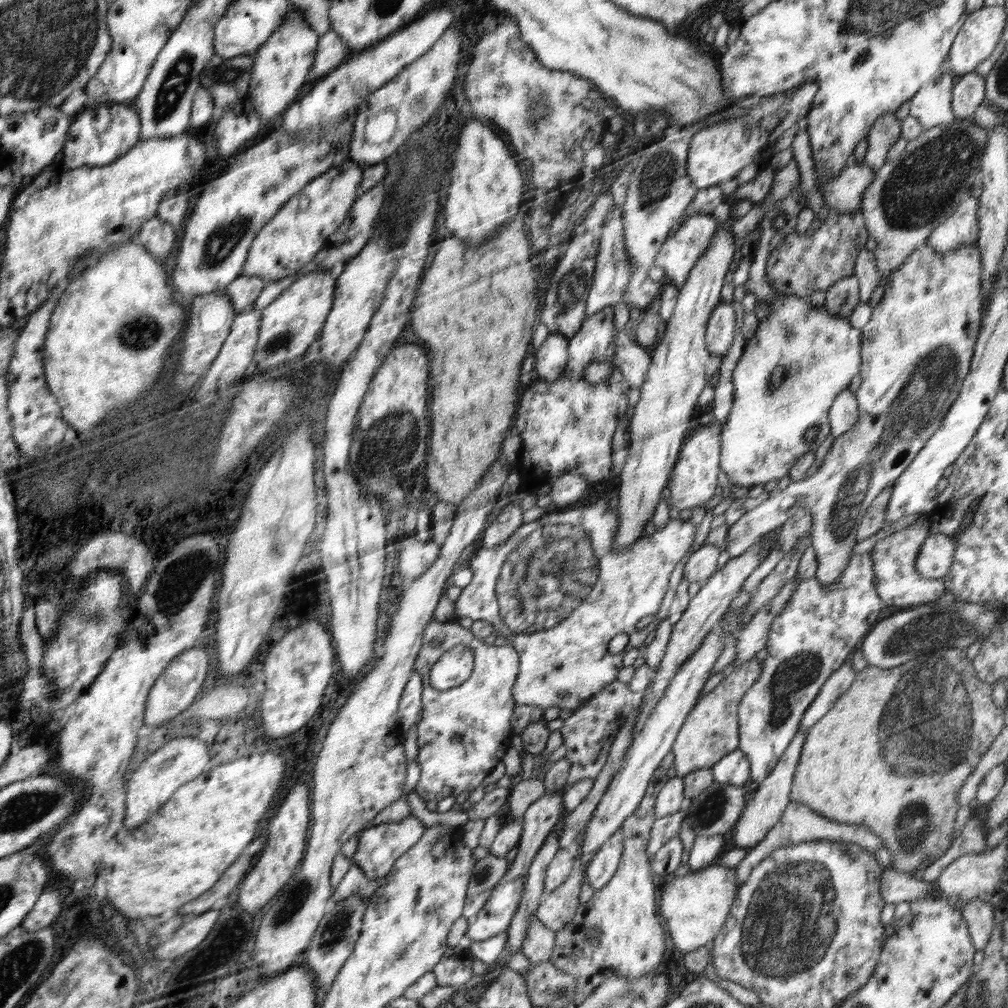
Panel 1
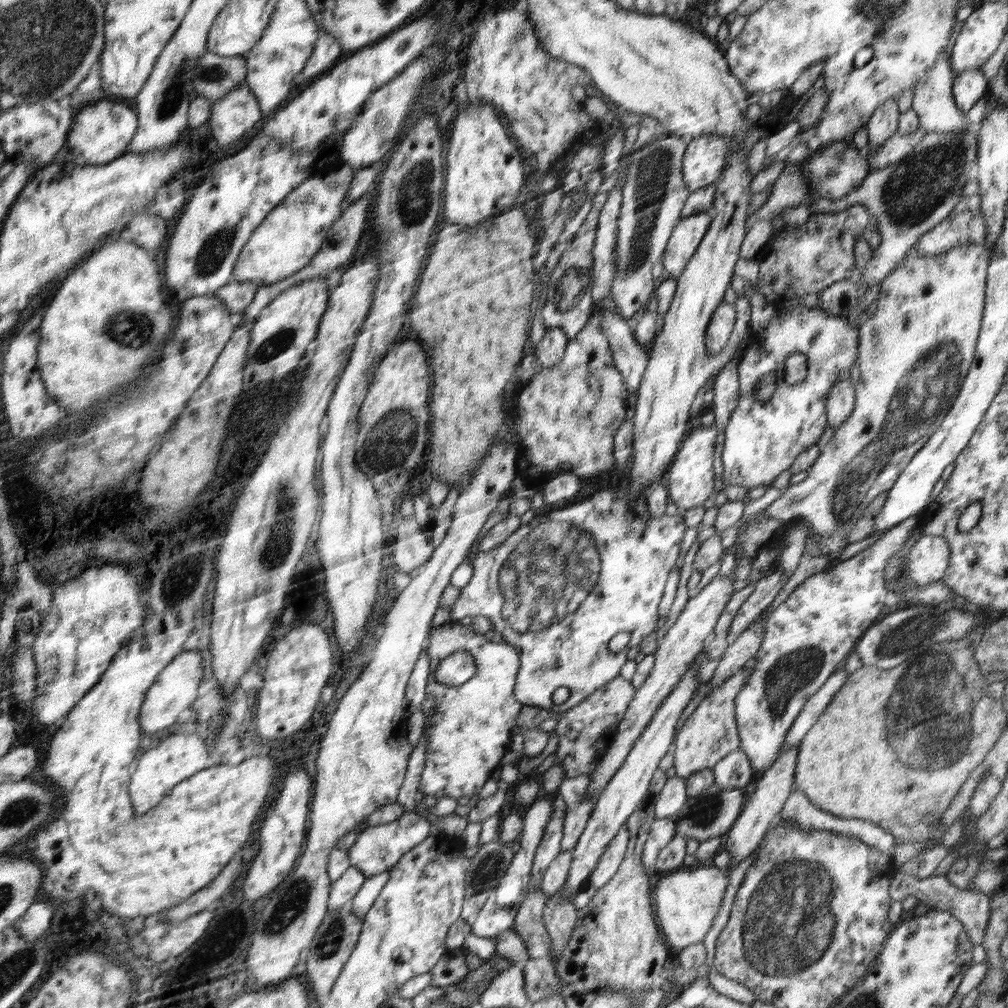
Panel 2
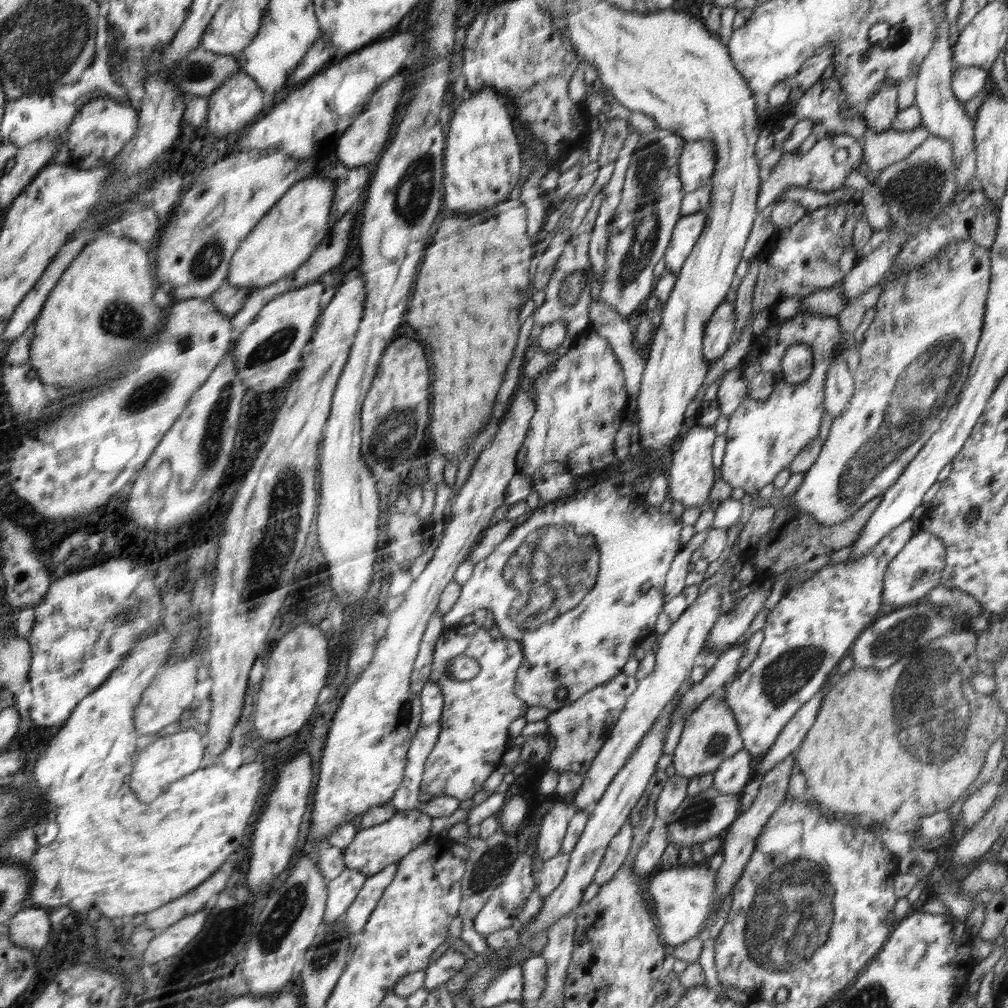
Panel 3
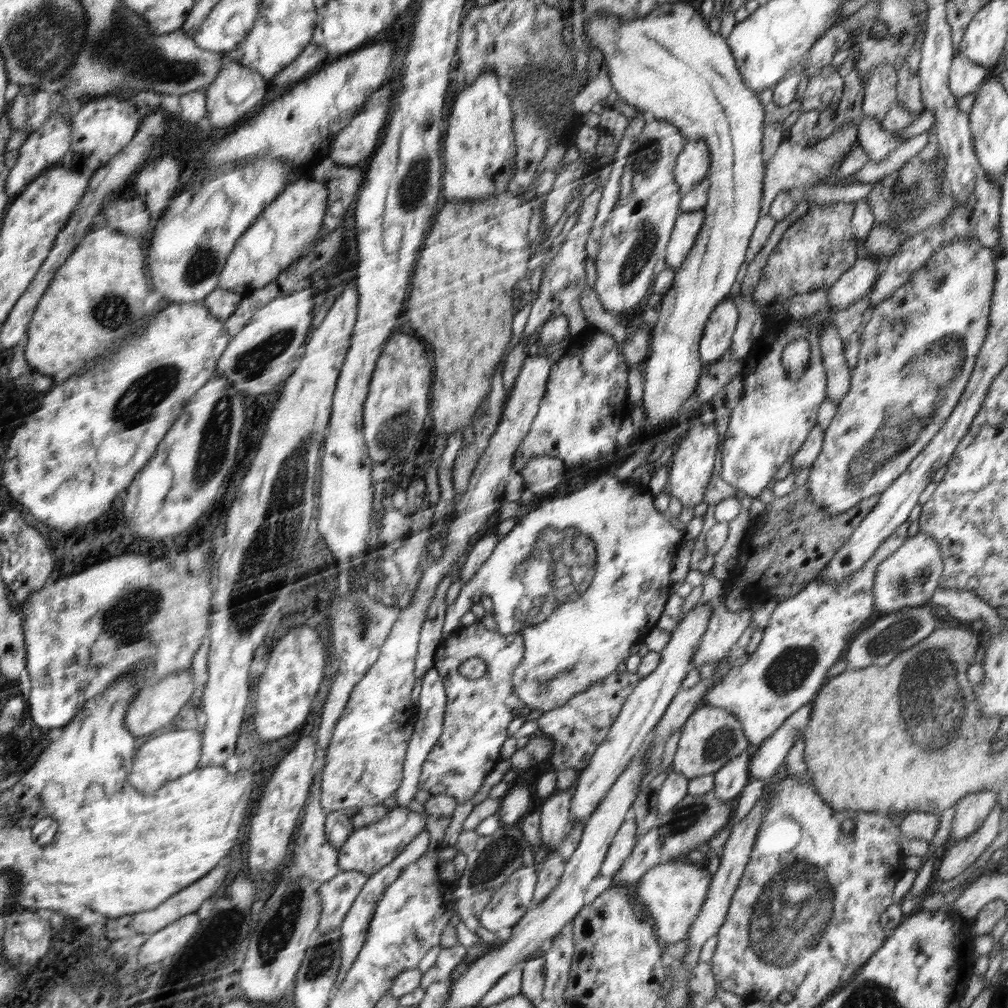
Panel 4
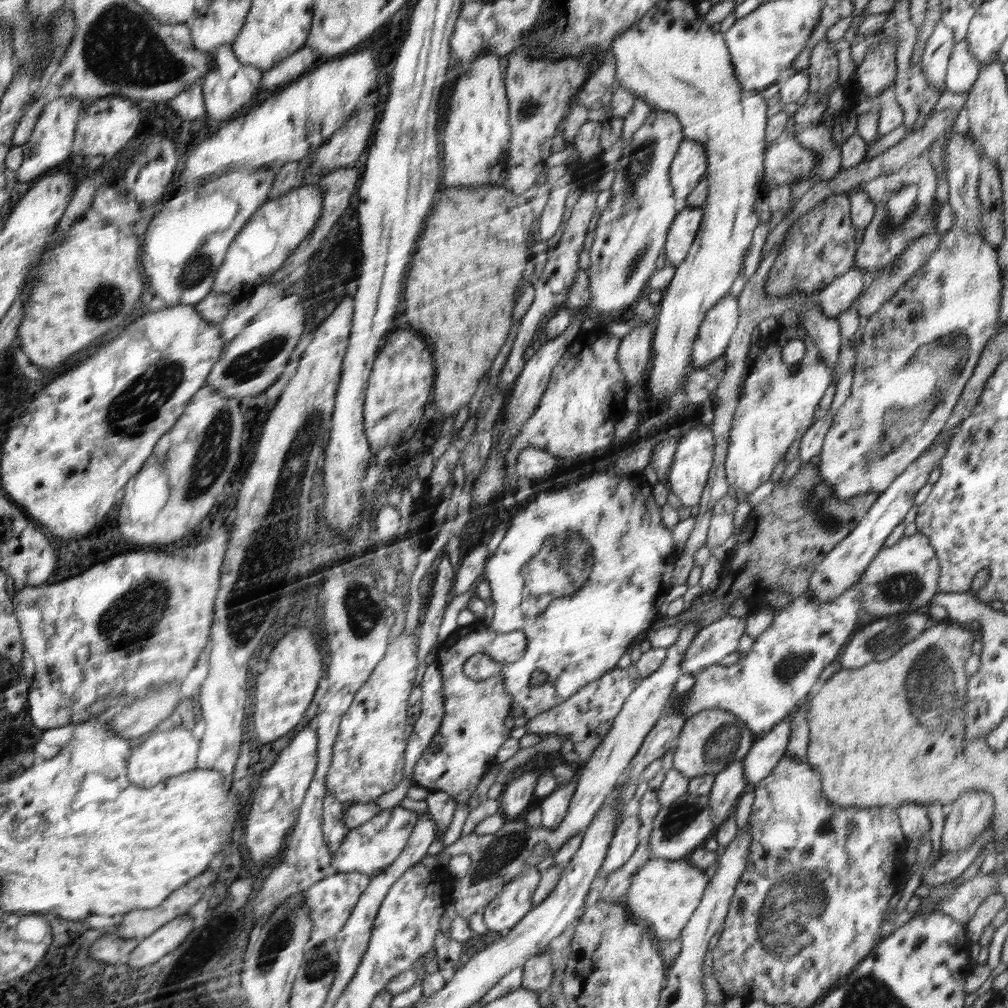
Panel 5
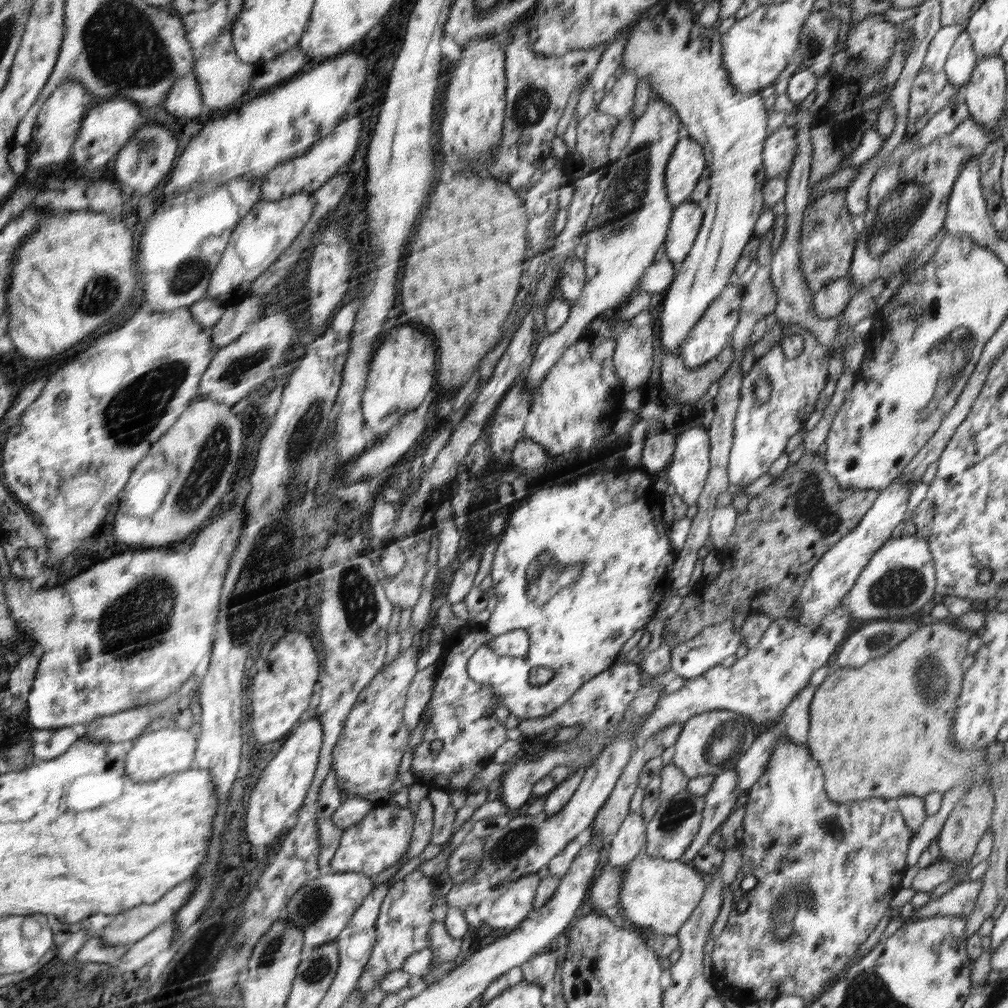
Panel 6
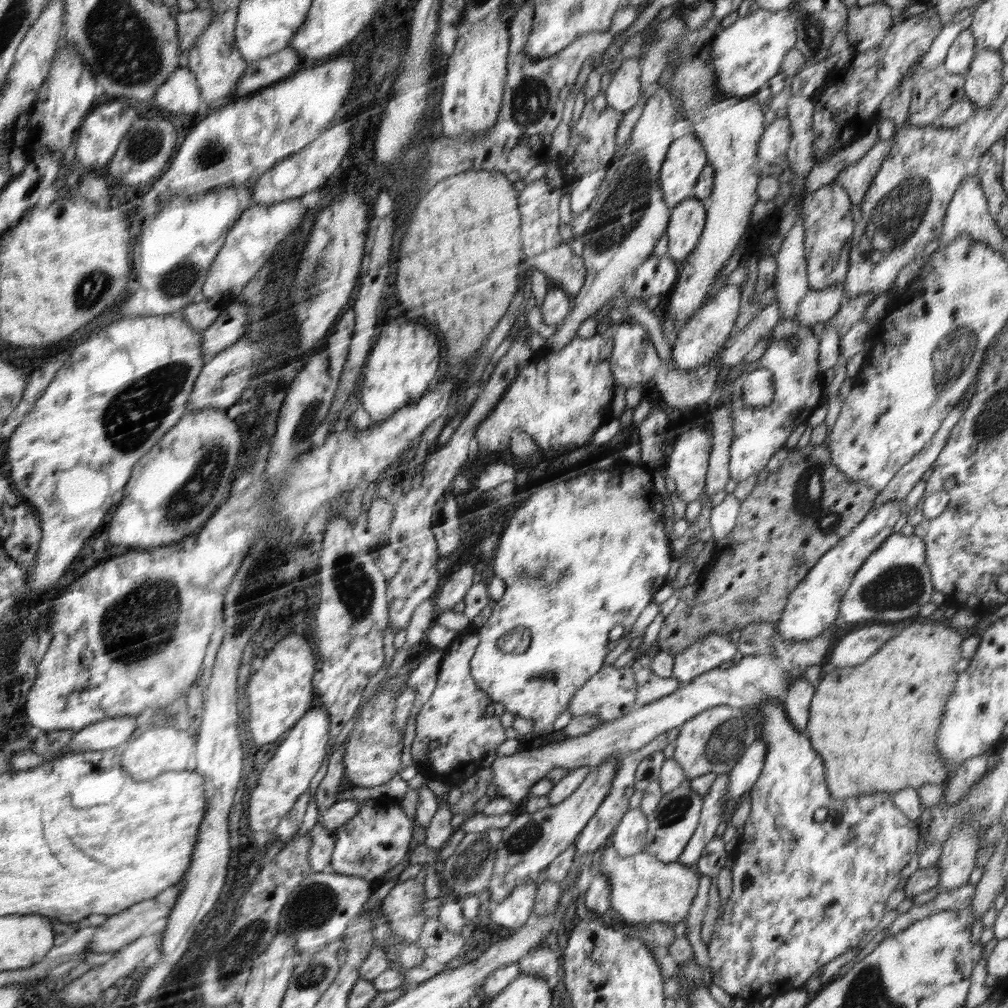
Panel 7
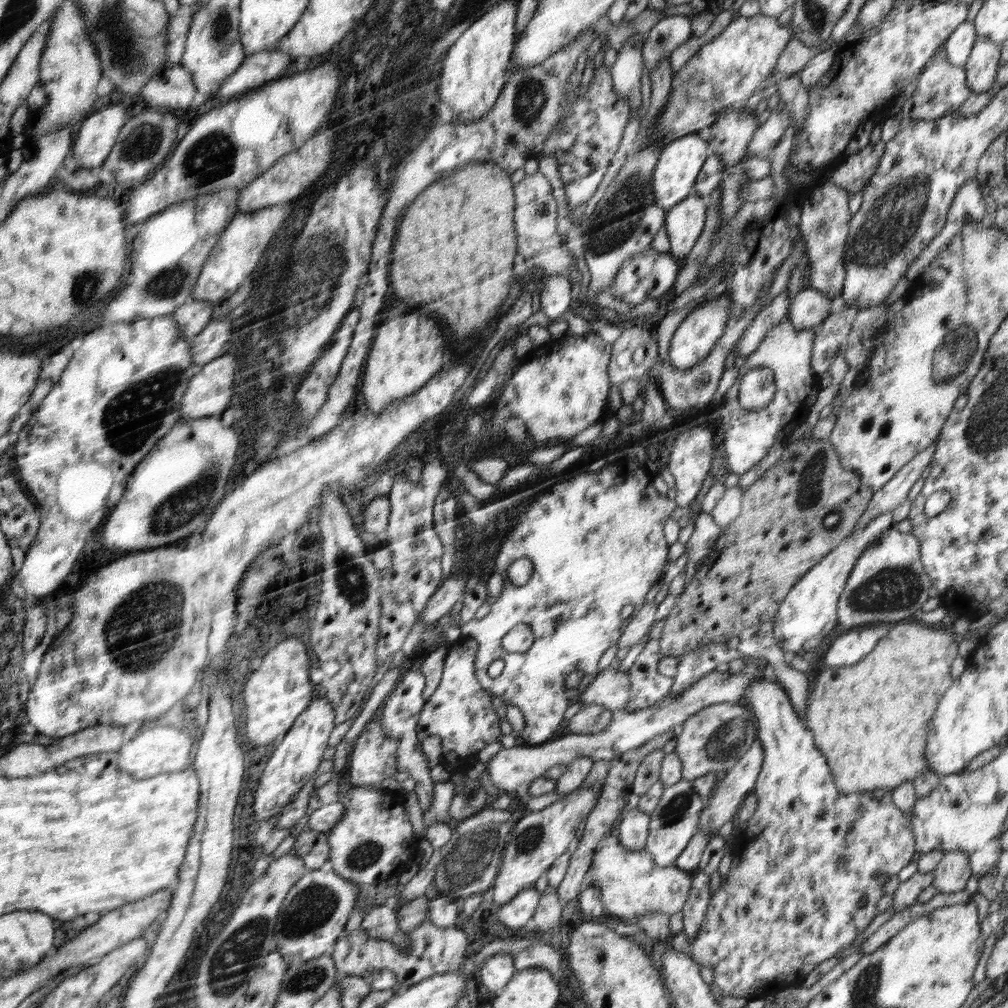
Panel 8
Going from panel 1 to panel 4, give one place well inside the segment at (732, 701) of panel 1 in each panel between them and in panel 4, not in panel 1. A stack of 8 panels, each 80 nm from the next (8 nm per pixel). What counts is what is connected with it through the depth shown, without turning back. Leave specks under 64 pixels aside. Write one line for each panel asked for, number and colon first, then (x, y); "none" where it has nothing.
2: (710, 733)
3: (713, 717)
4: (689, 760)

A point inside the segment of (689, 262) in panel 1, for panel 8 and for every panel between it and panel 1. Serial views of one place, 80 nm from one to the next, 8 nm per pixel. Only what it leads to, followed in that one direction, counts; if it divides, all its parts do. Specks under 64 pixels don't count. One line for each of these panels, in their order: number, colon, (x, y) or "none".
2: (688, 233)
3: (688, 229)
4: (687, 226)
5: (683, 230)
6: (687, 217)
7: (686, 221)
8: (684, 222)

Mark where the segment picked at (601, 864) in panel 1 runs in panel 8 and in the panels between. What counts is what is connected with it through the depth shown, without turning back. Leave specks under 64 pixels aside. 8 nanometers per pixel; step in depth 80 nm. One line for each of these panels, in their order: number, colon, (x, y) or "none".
2: (612, 857)
3: (619, 846)
4: (625, 838)
5: (624, 842)
6: (629, 840)
7: (630, 837)
8: (633, 828)

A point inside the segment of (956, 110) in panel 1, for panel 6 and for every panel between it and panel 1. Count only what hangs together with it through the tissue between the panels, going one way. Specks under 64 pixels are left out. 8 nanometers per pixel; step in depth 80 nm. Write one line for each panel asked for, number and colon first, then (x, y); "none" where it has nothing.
2: (969, 86)
3: (966, 82)
4: (965, 77)
5: (963, 69)
6: (961, 60)

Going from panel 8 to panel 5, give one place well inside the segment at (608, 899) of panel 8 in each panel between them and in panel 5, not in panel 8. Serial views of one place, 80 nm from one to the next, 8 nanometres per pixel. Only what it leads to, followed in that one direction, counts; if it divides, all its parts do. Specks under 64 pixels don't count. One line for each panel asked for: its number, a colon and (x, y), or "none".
5: (663, 894)
6: (661, 894)
7: (643, 889)

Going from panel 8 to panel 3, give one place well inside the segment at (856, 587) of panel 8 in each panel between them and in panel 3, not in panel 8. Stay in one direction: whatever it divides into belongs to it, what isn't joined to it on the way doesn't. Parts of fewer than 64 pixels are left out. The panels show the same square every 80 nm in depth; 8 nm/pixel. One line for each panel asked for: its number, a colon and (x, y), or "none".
3: (916, 570)
4: (909, 577)
5: (903, 577)
6: (899, 579)
7: (894, 582)

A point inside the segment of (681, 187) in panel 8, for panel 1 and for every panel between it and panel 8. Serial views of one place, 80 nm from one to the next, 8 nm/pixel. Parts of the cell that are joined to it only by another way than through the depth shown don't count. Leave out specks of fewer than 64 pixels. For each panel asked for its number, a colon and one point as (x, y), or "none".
1: (717, 154)
2: (704, 159)
3: (697, 162)
4: (691, 168)
5: (689, 166)
6: (687, 162)
7: (686, 158)

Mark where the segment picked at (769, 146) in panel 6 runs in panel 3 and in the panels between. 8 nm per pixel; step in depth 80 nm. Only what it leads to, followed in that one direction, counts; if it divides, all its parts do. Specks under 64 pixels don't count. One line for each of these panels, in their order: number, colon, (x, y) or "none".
3: (825, 167)
4: (793, 164)
5: (786, 160)

